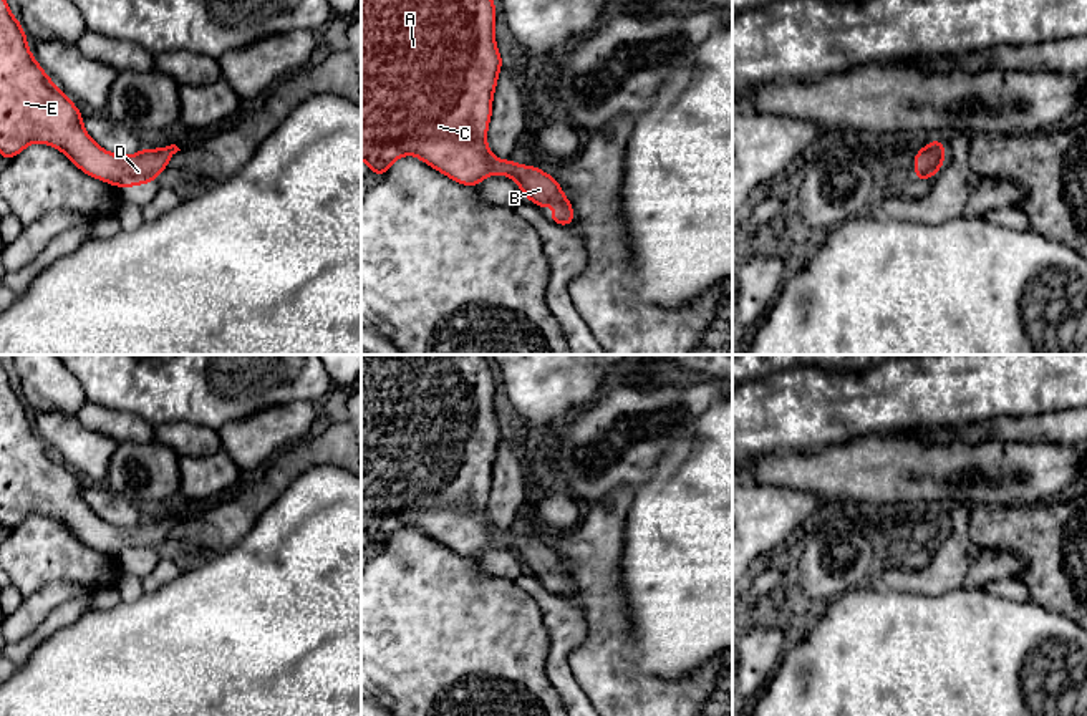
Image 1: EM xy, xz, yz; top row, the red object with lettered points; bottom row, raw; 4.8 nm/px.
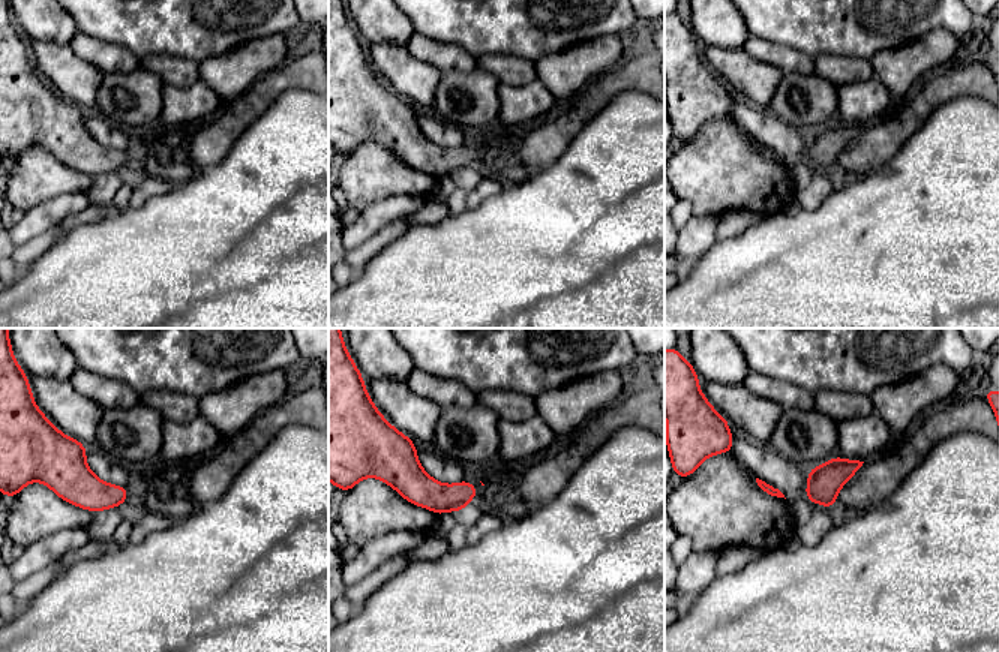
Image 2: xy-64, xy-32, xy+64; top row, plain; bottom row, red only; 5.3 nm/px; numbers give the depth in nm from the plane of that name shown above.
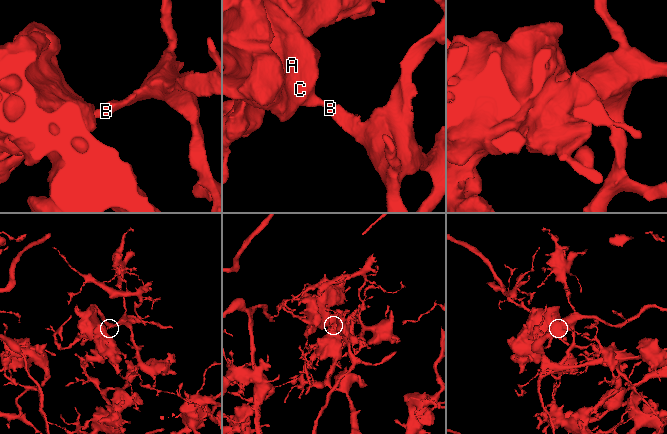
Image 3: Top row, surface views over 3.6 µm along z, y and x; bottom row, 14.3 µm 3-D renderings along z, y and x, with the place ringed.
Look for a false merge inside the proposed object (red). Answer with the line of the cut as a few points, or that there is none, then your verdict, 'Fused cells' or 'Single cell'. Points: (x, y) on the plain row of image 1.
No split. Single cell

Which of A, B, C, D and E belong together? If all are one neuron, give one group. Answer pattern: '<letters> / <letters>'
A B C D E

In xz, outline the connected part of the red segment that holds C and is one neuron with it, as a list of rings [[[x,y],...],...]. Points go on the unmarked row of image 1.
[[[361,355],[361,530],[383,549],[394,532],[413,525],[449,550],[472,559],[487,547],[504,545],[540,580],[553,573],[557,582],[547,590],[568,598],[575,585],[560,554],[534,535],[497,530],[486,514],[492,467],[504,436],[494,408],[495,388],[486,355]]]

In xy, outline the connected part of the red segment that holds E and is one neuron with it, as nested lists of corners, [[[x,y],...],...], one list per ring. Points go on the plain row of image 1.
[[[0,363],[0,529],[8,532],[33,514],[56,519],[85,545],[116,559],[152,555],[181,522],[171,515],[118,527],[99,519],[85,502],[80,481],[33,429]]]

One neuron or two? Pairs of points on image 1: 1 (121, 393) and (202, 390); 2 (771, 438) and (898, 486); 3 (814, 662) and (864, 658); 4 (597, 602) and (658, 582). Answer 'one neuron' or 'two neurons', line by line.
1: one neuron
2: two neurons
3: one neuron
4: two neurons

